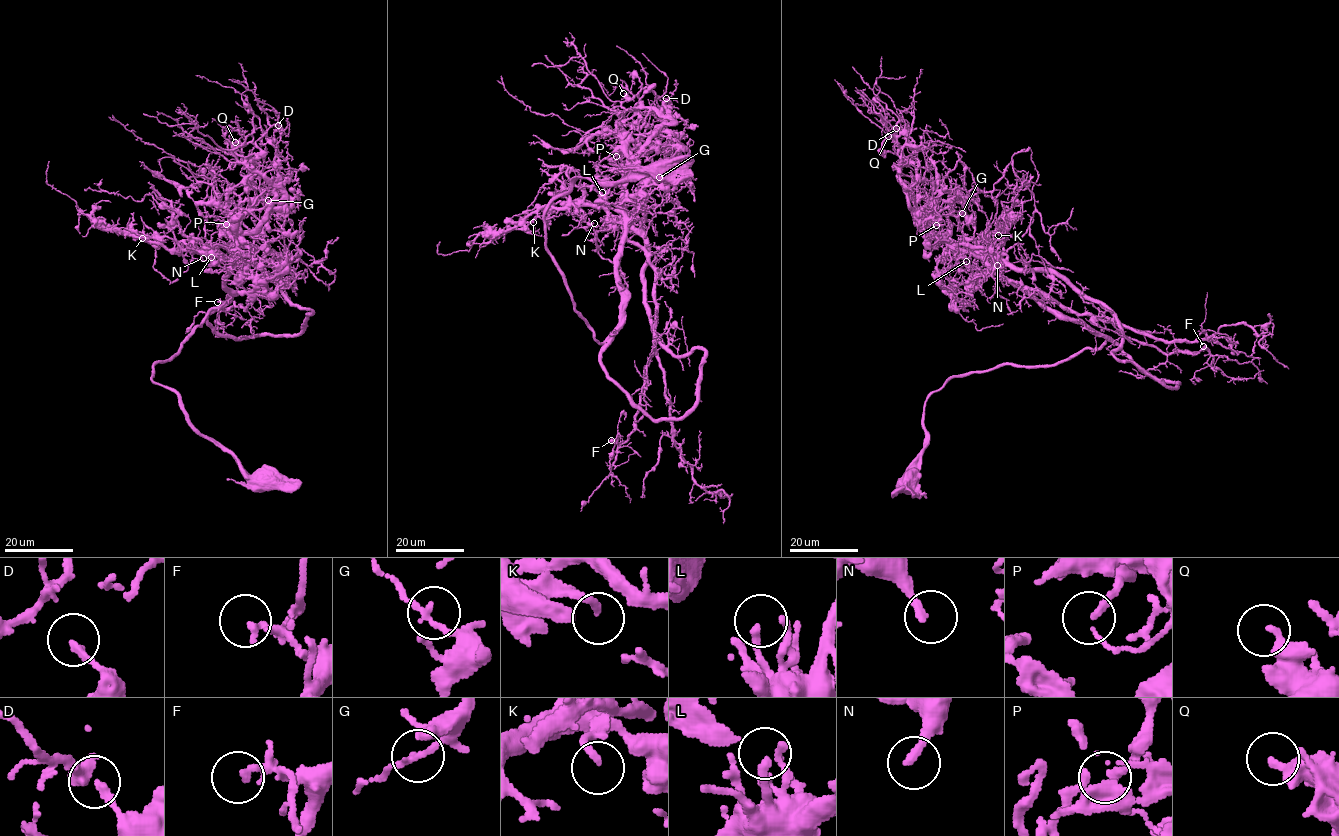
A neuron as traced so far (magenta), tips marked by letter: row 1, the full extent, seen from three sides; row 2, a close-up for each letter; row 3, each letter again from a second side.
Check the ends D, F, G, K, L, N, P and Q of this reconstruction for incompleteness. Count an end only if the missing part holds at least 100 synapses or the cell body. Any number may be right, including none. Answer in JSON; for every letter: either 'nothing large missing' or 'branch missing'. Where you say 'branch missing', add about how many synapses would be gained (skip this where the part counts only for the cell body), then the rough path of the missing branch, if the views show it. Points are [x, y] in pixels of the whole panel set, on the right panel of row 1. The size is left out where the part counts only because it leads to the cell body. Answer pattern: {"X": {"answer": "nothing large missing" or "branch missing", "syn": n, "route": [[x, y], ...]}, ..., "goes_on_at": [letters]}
{"D": {"answer": "nothing large missing"}, "F": {"answer": "nothing large missing"}, "G": {"answer": "nothing large missing"}, "K": {"answer": "nothing large missing"}, "L": {"answer": "nothing large missing"}, "N": {"answer": "nothing large missing"}, "P": {"answer": "nothing large missing"}, "Q": {"answer": "nothing large missing"}, "goes_on_at": []}

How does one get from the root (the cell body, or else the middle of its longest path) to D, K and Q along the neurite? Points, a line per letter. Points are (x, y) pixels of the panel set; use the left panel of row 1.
D: (276, 479), (259, 484), (152, 375), (226, 301), (230, 248), (274, 195), (278, 125)
K: (276, 479), (259, 485), (152, 379), (156, 363), (225, 302), (233, 262), (215, 248), (168, 250), (142, 238)
Q: (276, 479), (259, 485), (152, 379), (156, 363), (225, 302), (230, 248), (274, 195), (233, 154), (235, 142)

